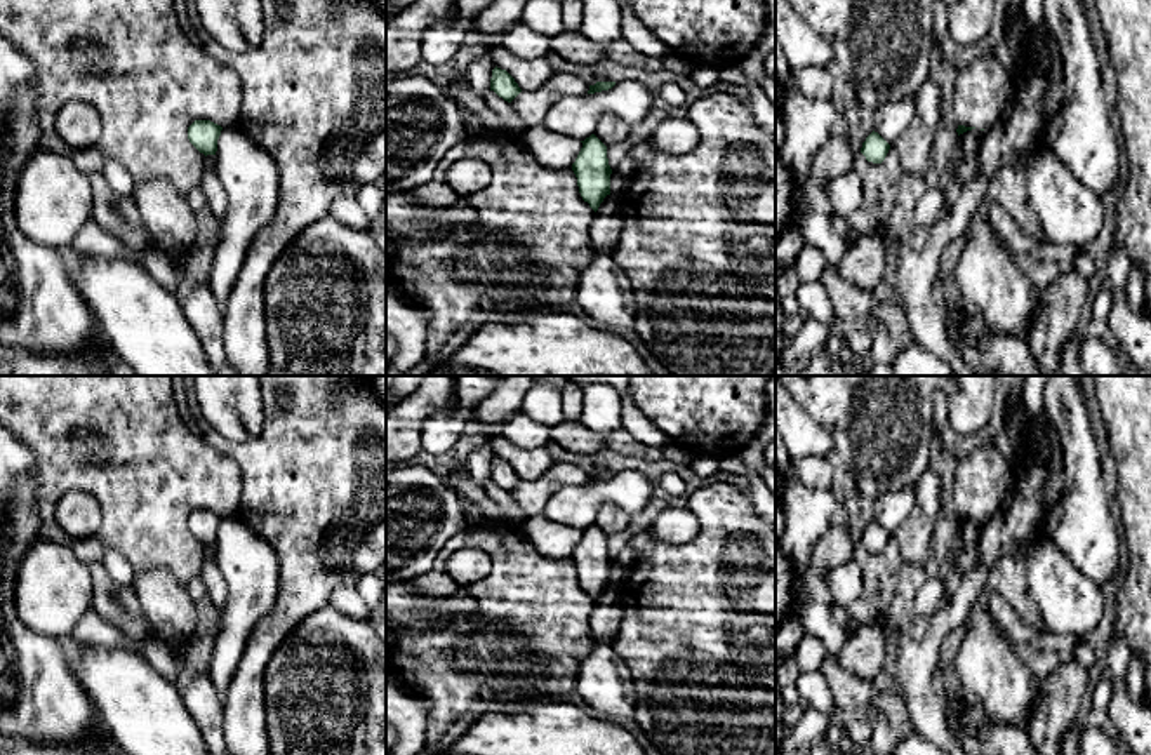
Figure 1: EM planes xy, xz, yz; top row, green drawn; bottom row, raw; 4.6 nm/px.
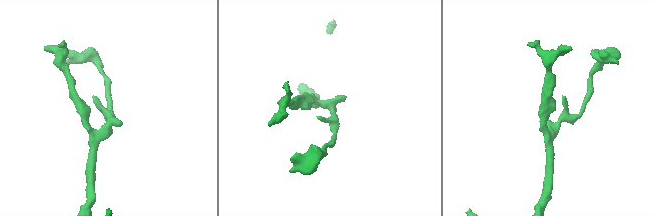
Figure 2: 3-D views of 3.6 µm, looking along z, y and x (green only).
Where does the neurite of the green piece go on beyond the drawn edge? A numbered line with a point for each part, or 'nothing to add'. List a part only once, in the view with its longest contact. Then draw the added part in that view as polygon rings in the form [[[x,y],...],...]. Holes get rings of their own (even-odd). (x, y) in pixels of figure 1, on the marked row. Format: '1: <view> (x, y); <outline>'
nothing to add

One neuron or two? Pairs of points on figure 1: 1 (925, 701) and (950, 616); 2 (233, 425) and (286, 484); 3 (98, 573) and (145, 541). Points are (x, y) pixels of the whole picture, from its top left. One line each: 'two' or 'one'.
1: one
2: two
3: two

